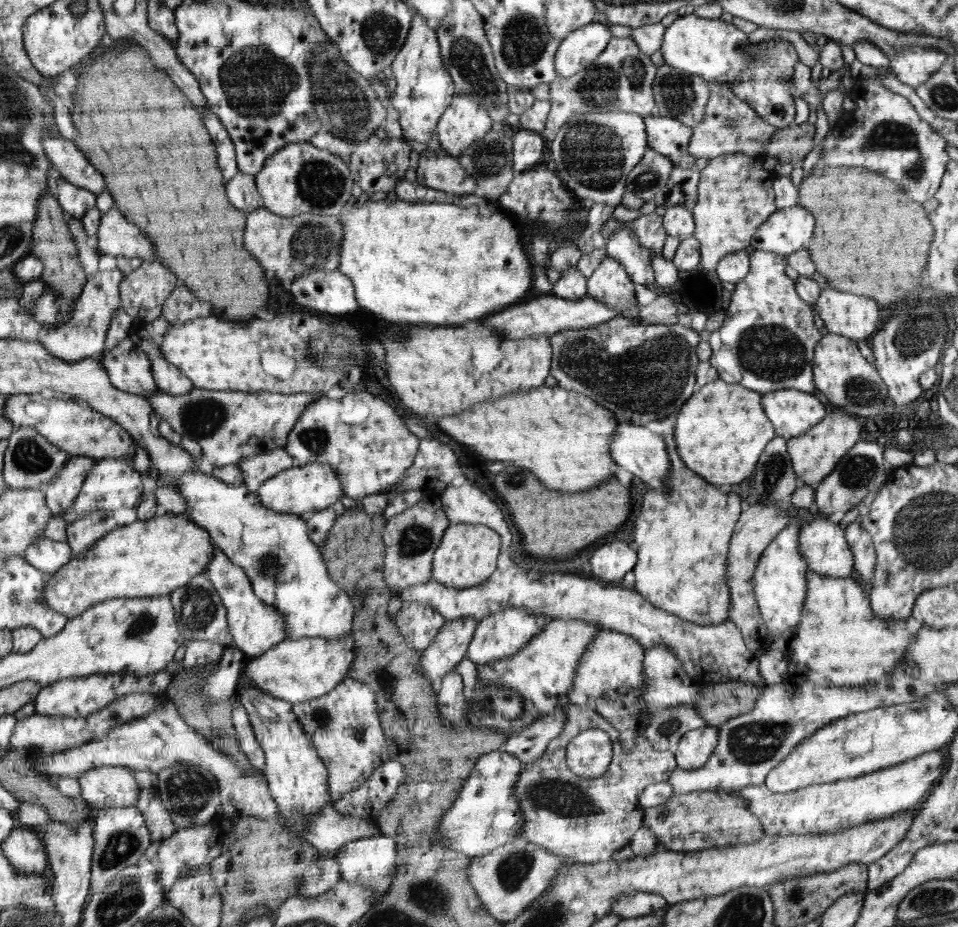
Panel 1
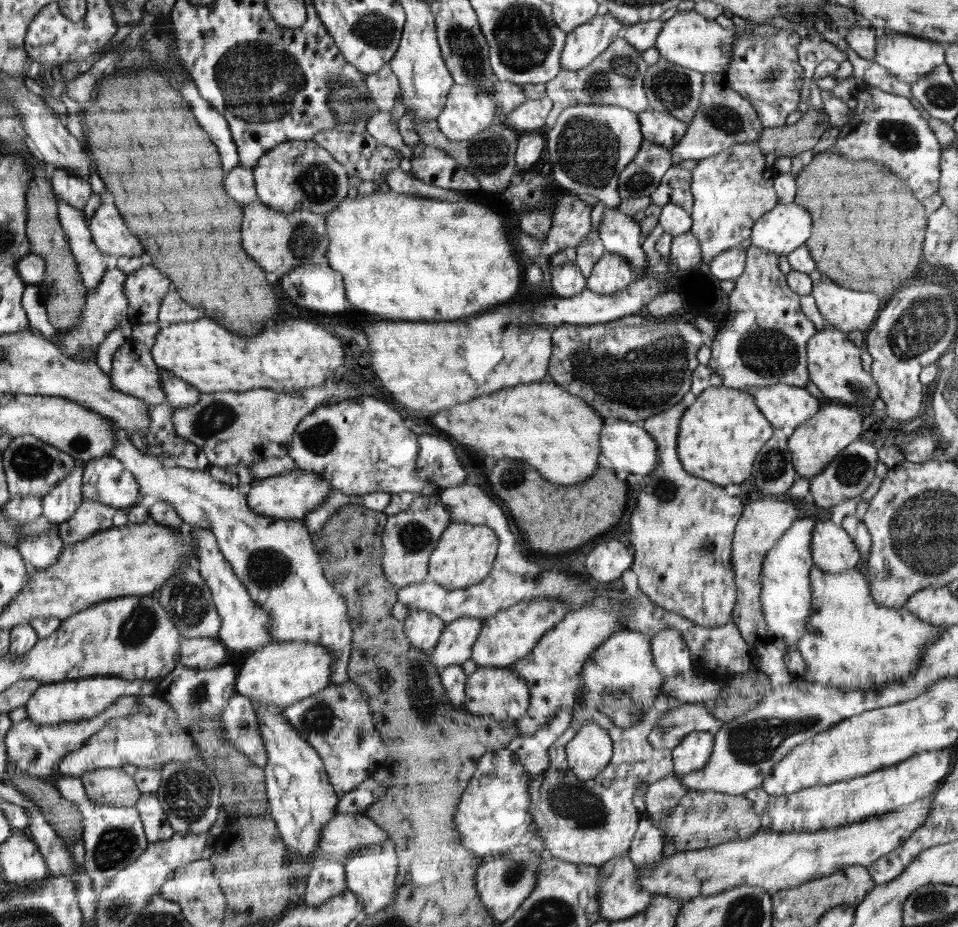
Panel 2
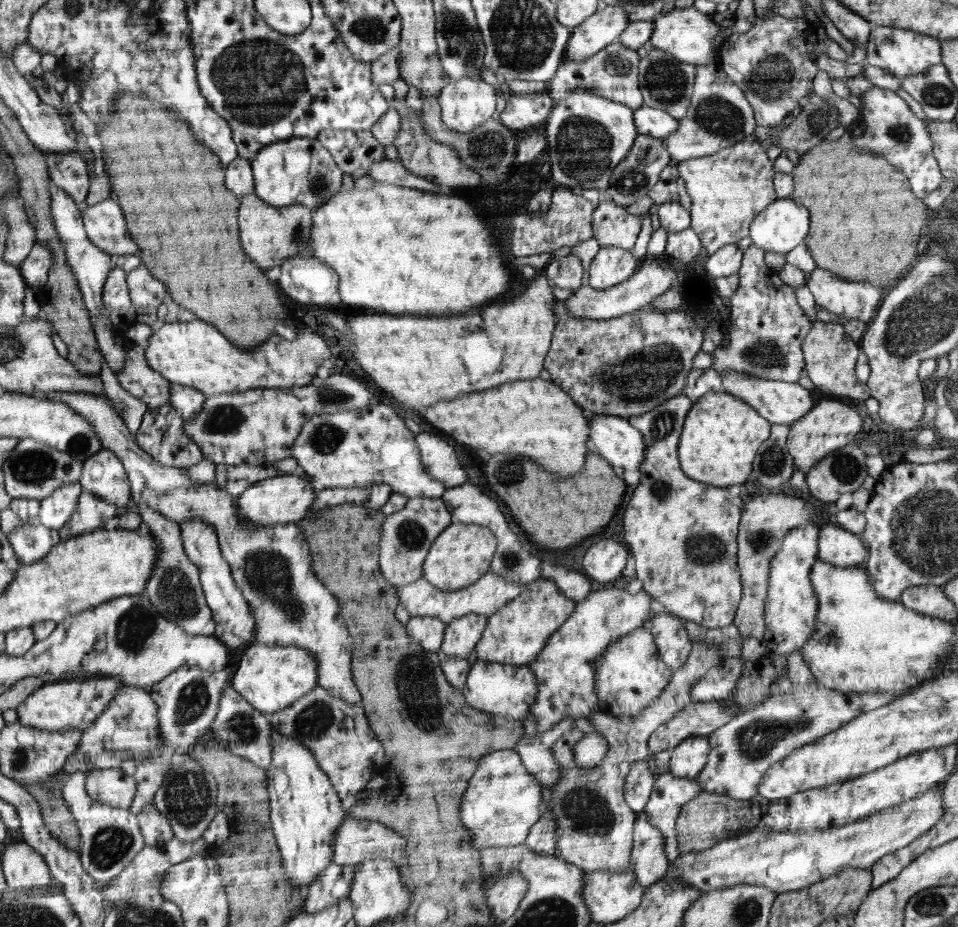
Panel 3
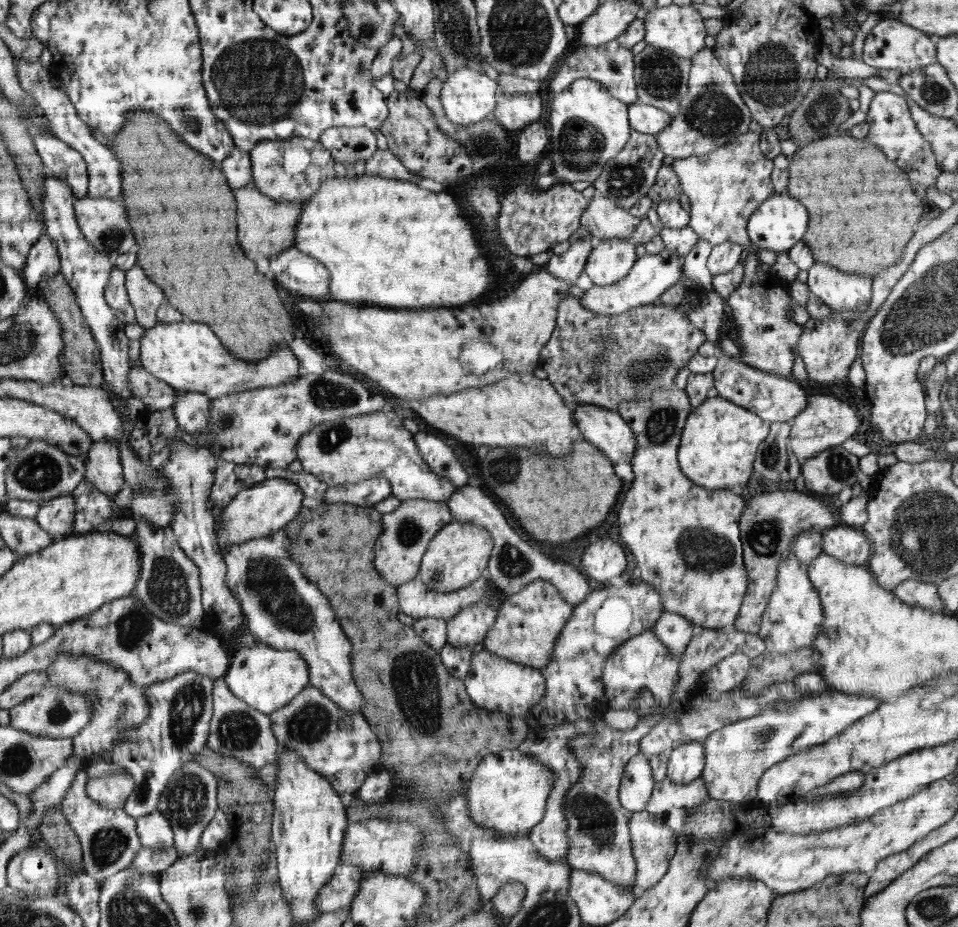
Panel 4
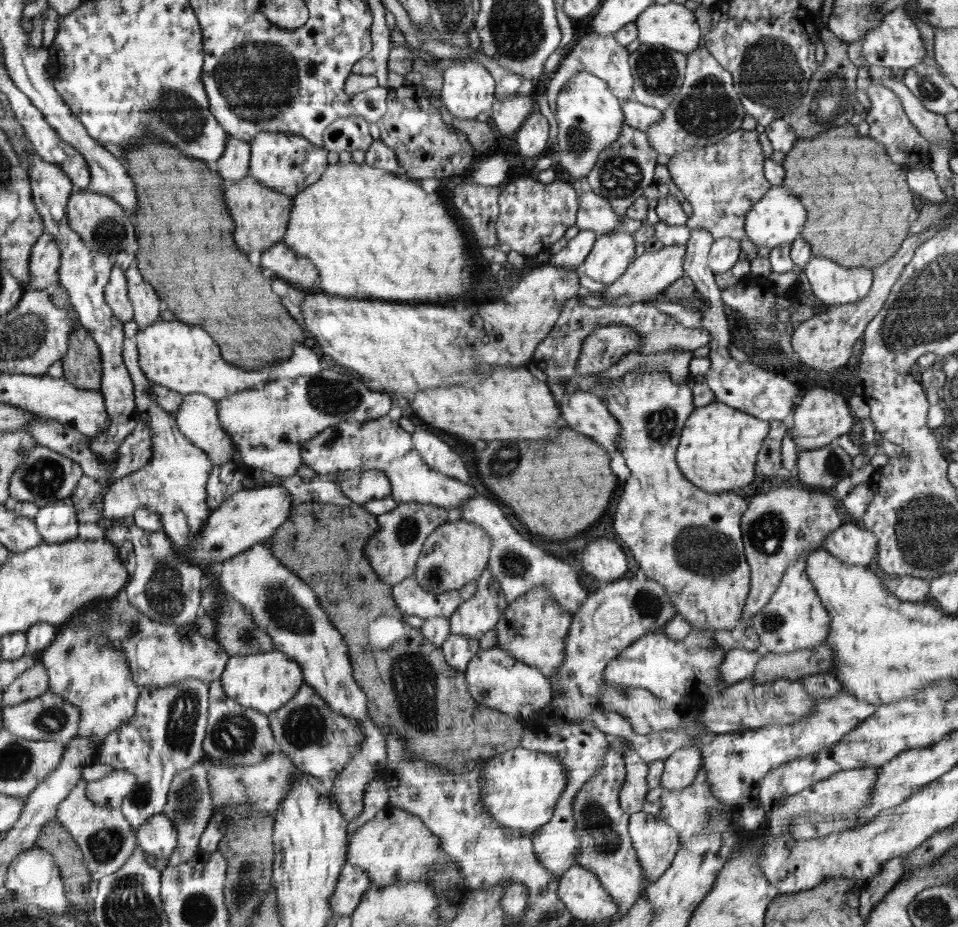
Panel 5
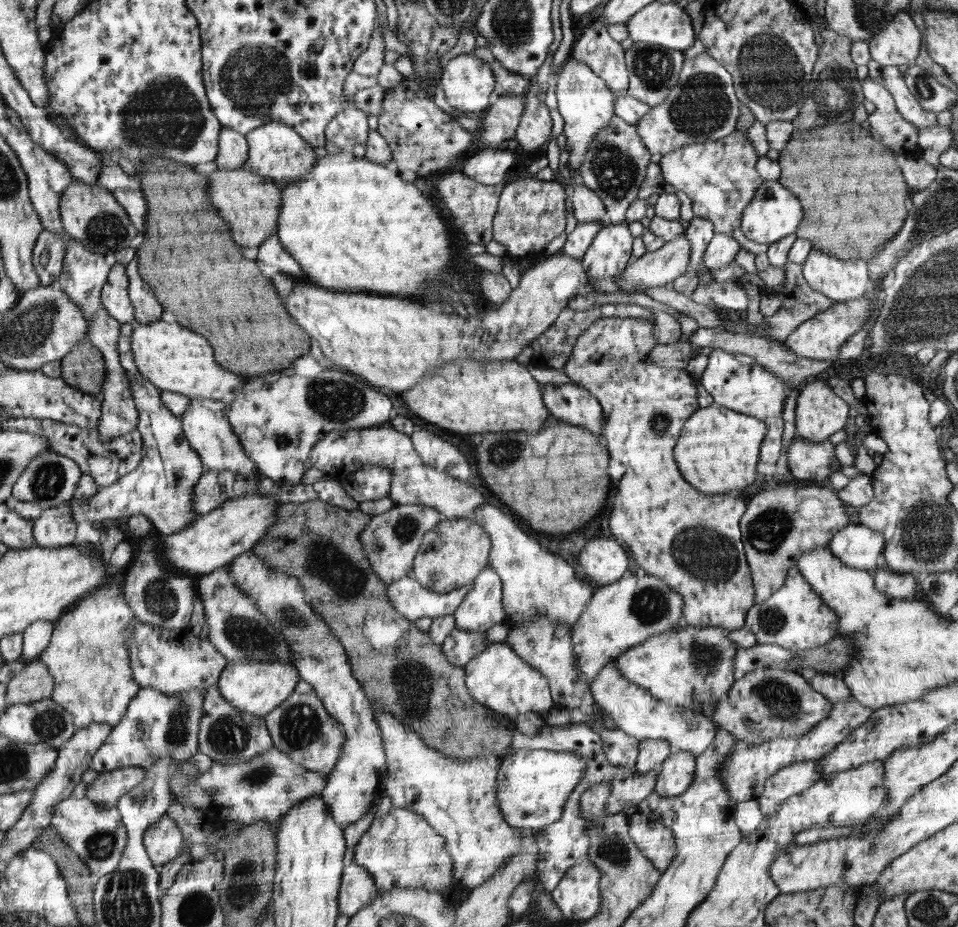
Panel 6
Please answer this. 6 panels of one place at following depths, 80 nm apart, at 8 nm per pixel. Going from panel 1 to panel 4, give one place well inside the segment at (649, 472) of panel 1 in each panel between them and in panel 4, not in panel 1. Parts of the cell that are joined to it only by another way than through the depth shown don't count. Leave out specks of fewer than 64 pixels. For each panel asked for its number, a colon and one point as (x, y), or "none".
2: (627, 446)
3: (621, 444)
4: (606, 429)

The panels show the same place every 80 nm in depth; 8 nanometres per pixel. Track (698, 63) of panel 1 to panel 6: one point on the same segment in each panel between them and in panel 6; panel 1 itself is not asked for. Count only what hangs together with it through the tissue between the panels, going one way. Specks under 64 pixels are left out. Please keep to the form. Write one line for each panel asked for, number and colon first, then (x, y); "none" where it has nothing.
2: (689, 40)
3: (688, 35)
4: (679, 29)
5: (673, 26)
6: (667, 25)

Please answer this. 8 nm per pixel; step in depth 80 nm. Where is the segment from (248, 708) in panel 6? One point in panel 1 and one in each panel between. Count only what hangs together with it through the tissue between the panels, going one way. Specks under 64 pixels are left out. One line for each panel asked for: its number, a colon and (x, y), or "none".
1: (296, 671)
2: (280, 673)
3: (271, 678)
4: (266, 678)
5: (265, 681)

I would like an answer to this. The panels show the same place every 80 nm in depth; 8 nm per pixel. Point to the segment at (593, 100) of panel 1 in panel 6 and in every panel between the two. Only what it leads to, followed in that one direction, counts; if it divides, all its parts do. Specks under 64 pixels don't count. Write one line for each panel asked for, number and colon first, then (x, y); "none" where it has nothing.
2: (616, 76)
3: (613, 72)
4: (610, 64)
5: (603, 56)
6: (595, 47)

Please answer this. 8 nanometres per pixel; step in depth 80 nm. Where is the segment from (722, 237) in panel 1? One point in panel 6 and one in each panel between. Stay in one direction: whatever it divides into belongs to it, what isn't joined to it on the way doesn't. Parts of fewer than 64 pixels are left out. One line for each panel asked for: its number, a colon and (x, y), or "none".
2: (732, 190)
3: (729, 188)
4: (724, 187)
5: (722, 181)
6: (720, 177)

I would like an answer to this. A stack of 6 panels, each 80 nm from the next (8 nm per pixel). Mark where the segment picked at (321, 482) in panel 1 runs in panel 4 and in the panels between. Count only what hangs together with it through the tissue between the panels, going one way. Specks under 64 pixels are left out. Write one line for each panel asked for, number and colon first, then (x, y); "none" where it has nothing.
2: (292, 495)
3: (285, 499)
4: (269, 506)

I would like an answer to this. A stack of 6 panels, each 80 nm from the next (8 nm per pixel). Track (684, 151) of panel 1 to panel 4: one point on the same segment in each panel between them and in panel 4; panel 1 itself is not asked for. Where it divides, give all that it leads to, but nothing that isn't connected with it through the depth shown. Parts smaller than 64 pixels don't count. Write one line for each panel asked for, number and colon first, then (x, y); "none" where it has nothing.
2: (659, 127)
3: (648, 121)
4: (646, 119)

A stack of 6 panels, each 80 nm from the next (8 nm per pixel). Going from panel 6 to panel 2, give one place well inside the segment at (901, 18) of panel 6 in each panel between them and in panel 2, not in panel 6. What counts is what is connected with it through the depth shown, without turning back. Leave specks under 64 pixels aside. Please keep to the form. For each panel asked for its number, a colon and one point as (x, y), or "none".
2: (909, 58)
3: (900, 52)
4: (891, 45)
5: (895, 43)

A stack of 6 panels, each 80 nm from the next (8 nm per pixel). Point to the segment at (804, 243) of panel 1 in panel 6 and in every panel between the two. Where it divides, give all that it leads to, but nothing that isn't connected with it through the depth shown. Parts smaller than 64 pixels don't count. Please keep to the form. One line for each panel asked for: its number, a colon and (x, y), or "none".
2: (786, 227)
3: (784, 224)
4: (779, 222)
5: (777, 218)
6: (773, 213)

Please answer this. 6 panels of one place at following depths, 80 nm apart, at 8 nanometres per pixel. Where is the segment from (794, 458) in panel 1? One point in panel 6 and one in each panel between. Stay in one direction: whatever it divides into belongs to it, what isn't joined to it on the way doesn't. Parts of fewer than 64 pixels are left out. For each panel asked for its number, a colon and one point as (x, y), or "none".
2: (818, 441)
3: (831, 424)
4: (826, 422)
5: (821, 416)
6: (819, 413)

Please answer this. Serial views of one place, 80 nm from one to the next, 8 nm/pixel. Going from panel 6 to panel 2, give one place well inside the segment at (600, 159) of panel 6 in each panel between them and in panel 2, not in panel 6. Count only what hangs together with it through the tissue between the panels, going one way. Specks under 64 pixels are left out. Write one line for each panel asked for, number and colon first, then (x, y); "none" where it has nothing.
2: (640, 177)
3: (633, 177)
4: (627, 177)
5: (624, 170)

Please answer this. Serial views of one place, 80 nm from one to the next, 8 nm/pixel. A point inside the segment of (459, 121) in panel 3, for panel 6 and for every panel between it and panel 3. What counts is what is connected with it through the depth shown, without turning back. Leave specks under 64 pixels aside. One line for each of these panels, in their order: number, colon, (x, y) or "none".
4: (468, 96)
5: (468, 90)
6: (467, 81)

